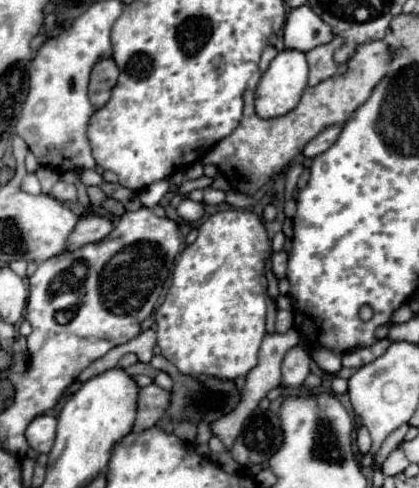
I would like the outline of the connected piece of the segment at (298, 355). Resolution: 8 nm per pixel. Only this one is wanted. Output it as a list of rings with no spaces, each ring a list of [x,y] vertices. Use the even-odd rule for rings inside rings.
[[[299,345],[293,347],[285,355],[285,361],[283,361],[283,377],[281,377],[283,381],[281,383],[289,387],[299,387],[307,377],[307,363],[311,363],[311,355],[307,357],[307,351]]]

